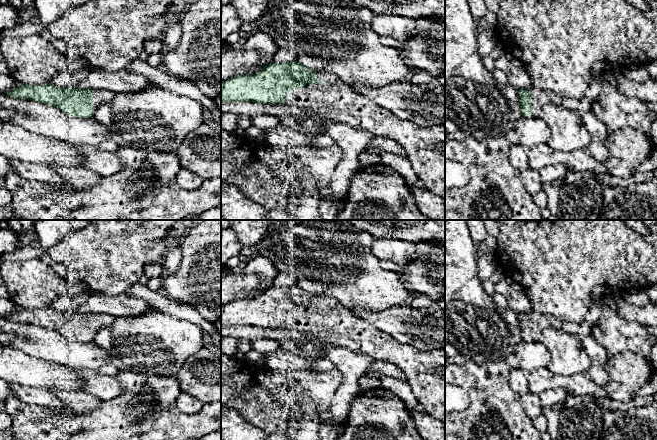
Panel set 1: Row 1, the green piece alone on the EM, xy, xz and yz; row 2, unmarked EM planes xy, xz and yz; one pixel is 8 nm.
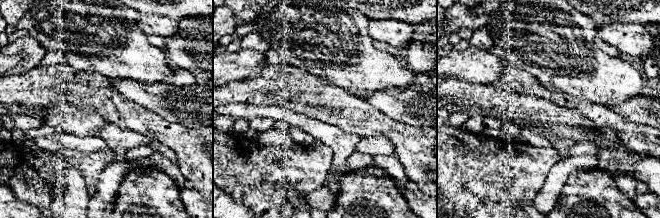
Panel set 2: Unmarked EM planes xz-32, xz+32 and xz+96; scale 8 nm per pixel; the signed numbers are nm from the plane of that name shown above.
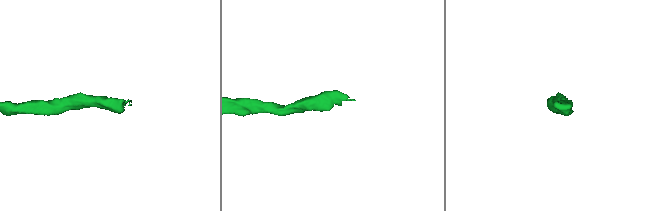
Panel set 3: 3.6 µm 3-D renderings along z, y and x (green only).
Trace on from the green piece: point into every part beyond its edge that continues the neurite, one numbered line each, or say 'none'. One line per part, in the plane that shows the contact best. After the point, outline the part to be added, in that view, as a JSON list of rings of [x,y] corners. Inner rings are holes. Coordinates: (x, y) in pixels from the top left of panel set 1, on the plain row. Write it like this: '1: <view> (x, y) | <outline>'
1: xz (425, 369) | [[[316,295],[316,301],[323,307],[307,307],[301,313],[291,313],[280,328],[295,328],[326,340],[332,345],[346,347],[350,351],[367,355],[375,360],[387,360],[397,365],[406,375],[406,381],[419,403],[425,407],[425,412],[445,424],[445,349],[436,348],[424,350],[400,343],[391,335],[377,329],[358,318],[351,309],[340,304],[329,295]]]

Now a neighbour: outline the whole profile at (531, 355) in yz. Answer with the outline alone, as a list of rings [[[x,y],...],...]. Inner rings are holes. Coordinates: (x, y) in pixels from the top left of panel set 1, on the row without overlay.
[[[523,340],[514,346],[513,354],[517,357],[520,368],[528,372],[547,367],[551,361],[550,352],[541,342]]]

